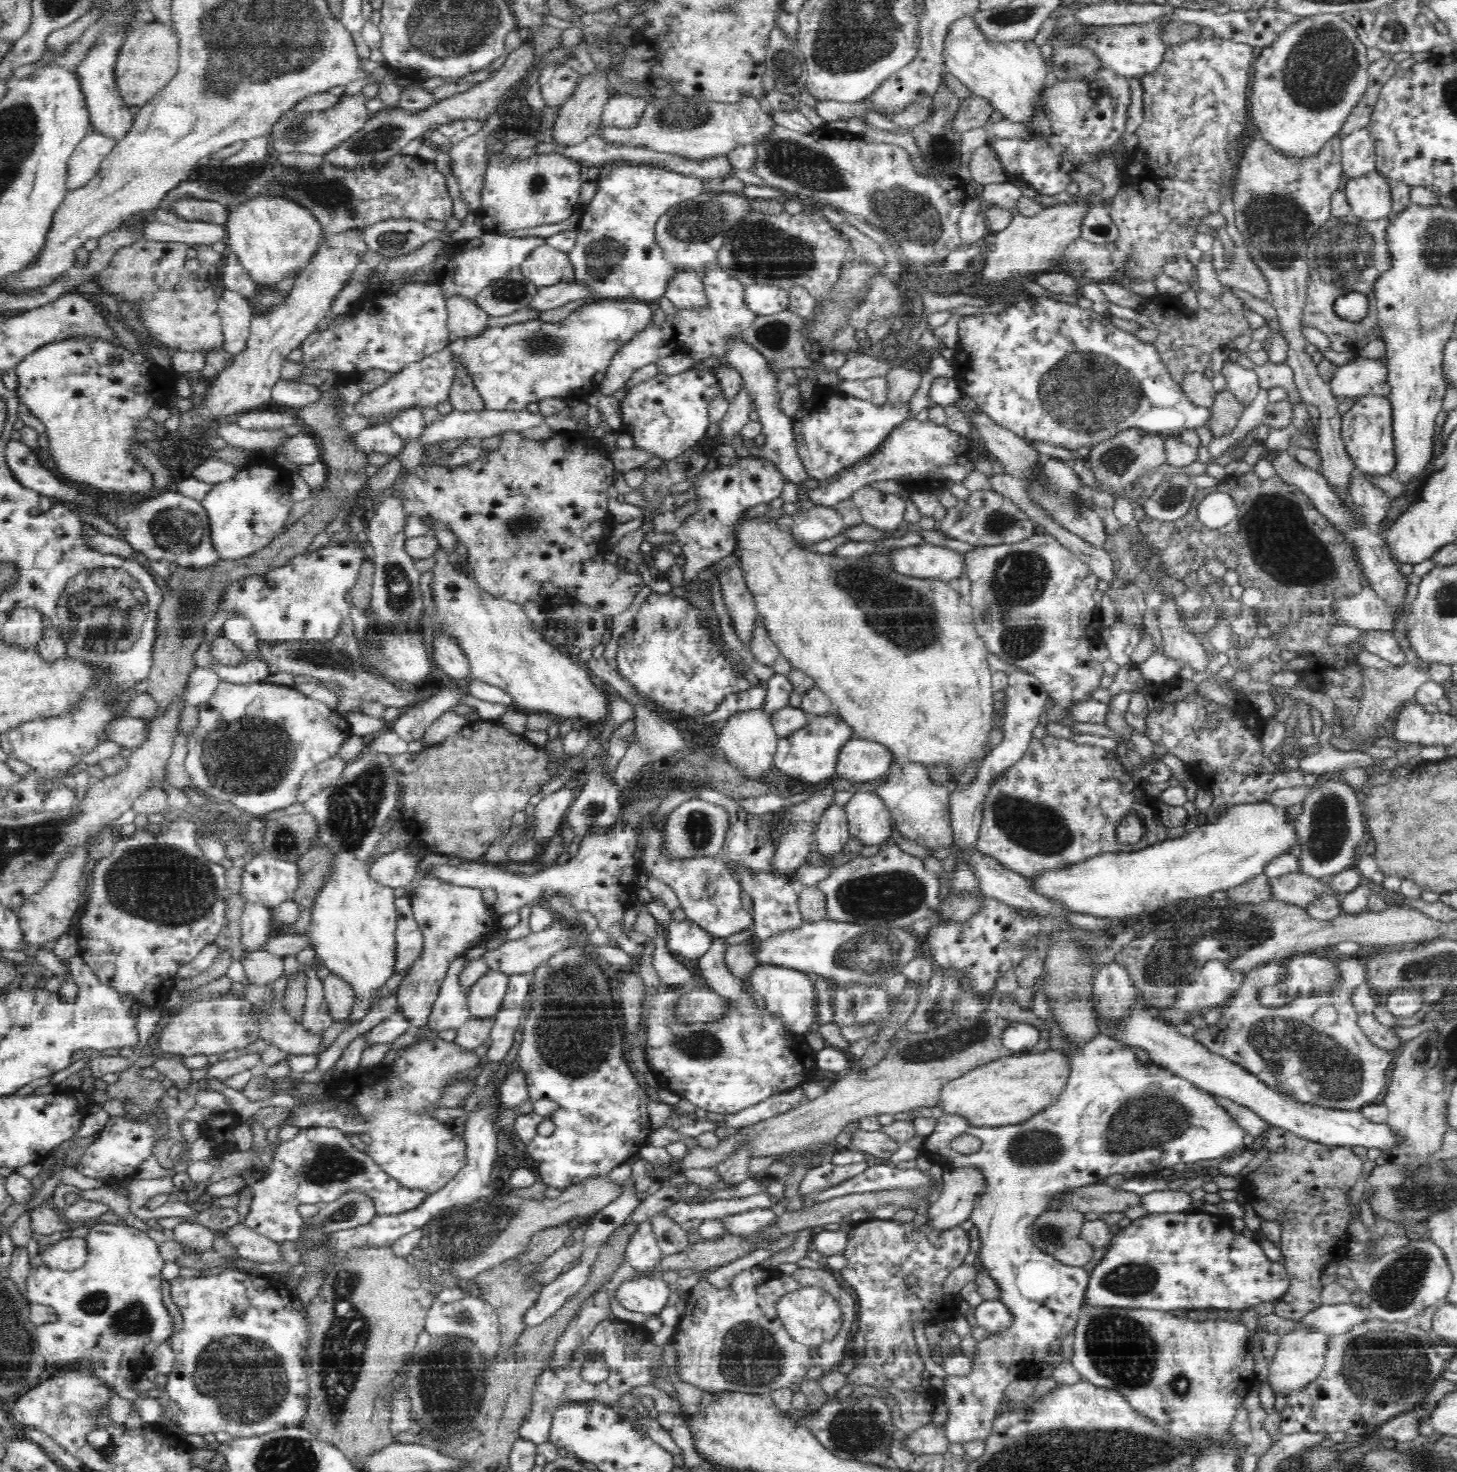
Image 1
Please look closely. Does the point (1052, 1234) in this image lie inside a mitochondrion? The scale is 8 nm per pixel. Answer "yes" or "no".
yes

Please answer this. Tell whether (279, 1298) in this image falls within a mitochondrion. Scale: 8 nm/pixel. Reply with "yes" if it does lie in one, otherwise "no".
no

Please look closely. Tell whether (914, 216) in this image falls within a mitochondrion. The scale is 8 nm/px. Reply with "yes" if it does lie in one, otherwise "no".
yes

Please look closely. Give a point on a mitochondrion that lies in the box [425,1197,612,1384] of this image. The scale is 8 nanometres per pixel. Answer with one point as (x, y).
(460, 1319)

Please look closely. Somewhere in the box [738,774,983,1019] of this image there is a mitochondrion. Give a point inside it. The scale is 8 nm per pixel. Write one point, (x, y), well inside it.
(880, 898)

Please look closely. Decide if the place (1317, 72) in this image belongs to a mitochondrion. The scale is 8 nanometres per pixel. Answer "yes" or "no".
yes

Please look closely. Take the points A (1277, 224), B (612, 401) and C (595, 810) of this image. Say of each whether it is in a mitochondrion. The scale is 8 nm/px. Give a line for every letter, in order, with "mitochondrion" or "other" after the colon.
A: mitochondrion
B: other
C: mitochondrion

